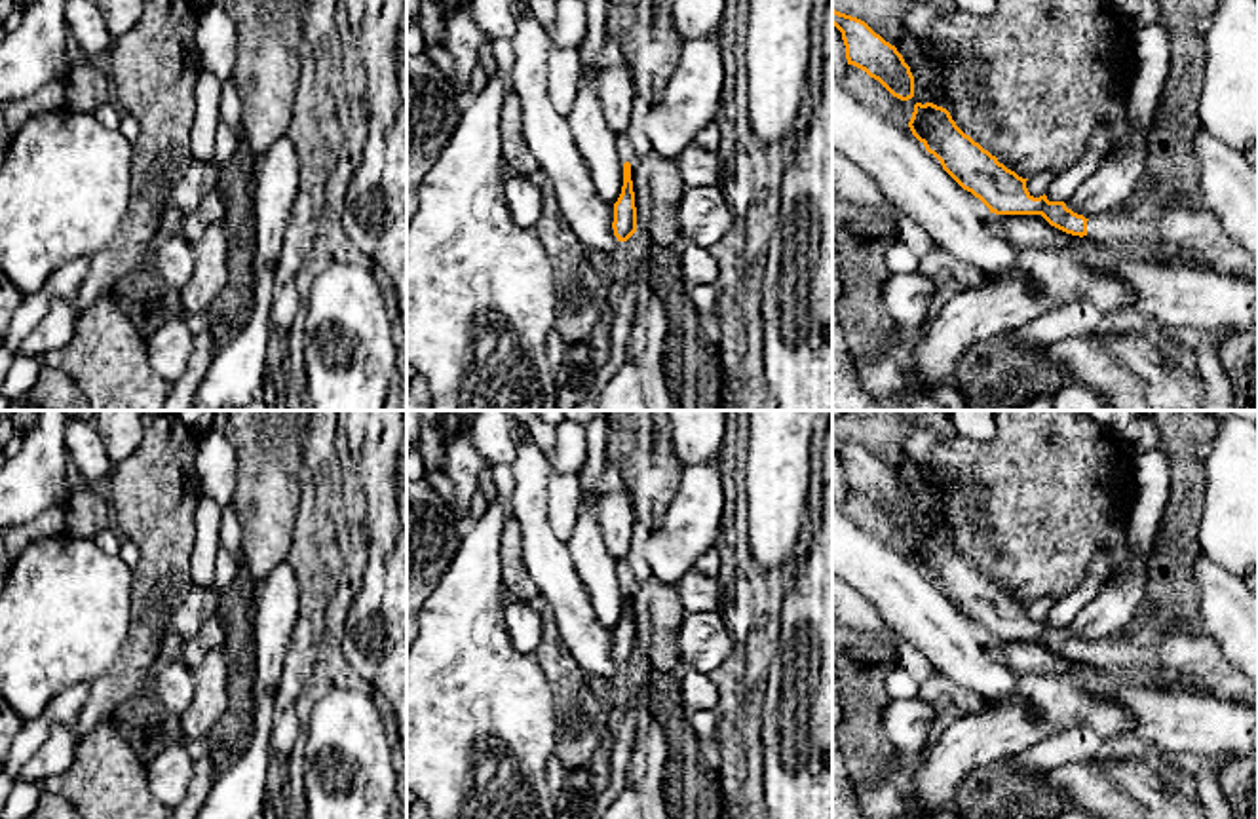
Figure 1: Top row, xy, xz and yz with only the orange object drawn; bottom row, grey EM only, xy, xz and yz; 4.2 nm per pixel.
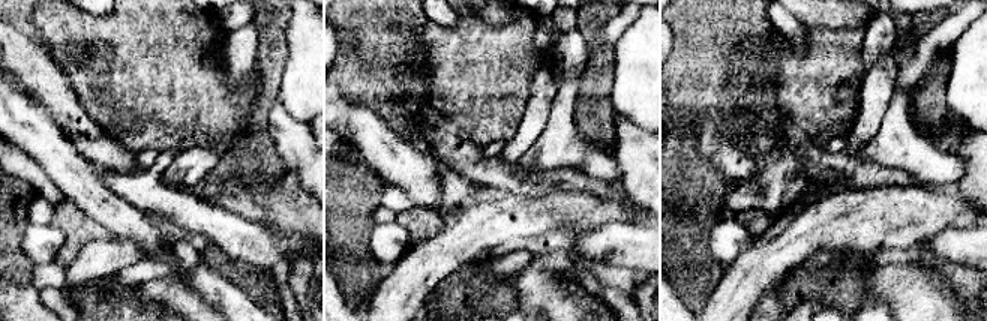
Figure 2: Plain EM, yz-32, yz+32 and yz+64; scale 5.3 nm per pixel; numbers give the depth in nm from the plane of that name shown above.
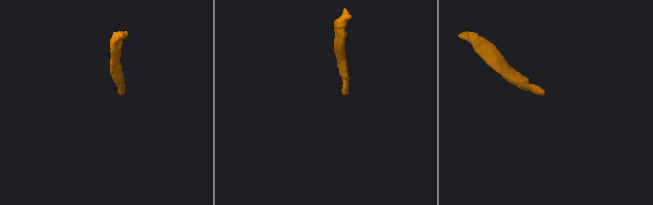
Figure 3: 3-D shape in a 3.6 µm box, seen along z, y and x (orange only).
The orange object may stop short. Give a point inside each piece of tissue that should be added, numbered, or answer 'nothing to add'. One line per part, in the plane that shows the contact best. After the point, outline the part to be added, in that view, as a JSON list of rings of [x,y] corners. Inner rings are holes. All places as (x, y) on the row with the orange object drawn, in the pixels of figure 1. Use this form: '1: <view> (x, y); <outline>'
1: yz (1148, 228); [[[1153,198],[1136,205],[1129,215],[1108,213],[1087,220],[1087,236],[1106,245],[1131,245],[1134,255],[1155,258],[1163,251],[1171,258],[1197,258],[1197,268],[1228,277],[1258,281],[1258,260],[1220,226],[1216,215],[1205,207],[1193,213],[1159,205]]]

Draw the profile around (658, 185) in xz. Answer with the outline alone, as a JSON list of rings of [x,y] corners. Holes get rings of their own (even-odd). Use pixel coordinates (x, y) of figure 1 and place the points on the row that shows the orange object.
[[[654,148],[631,162],[631,181],[637,207],[637,232],[658,245],[680,243],[677,220],[686,182],[675,158],[658,154]]]

